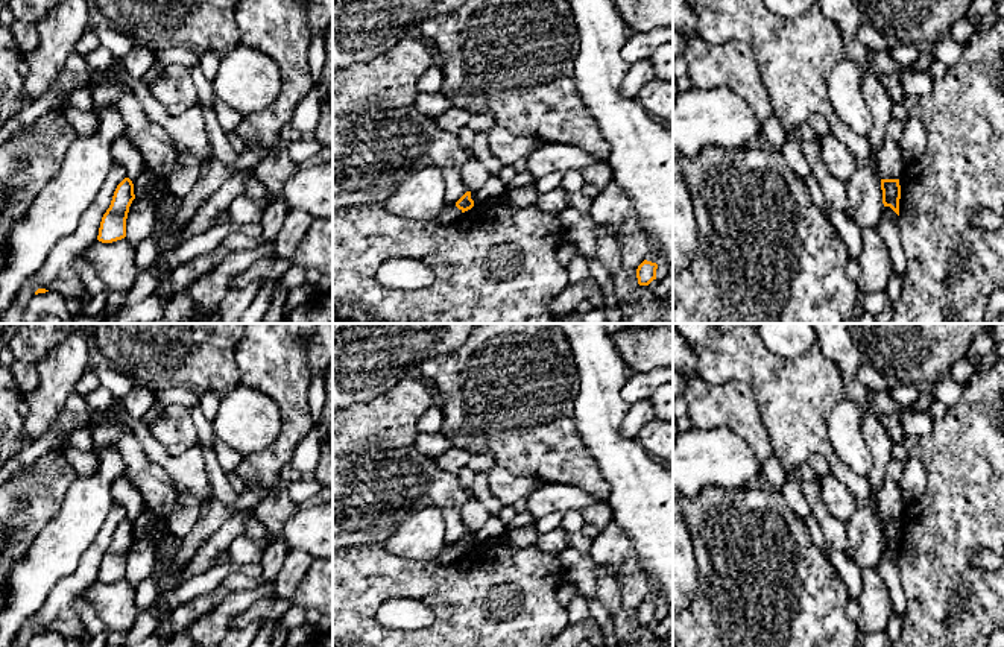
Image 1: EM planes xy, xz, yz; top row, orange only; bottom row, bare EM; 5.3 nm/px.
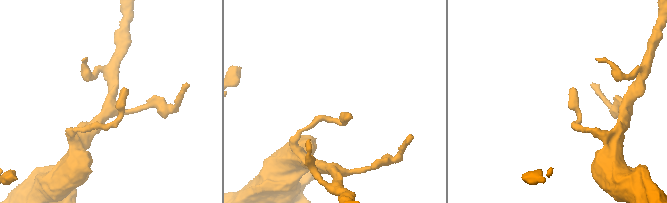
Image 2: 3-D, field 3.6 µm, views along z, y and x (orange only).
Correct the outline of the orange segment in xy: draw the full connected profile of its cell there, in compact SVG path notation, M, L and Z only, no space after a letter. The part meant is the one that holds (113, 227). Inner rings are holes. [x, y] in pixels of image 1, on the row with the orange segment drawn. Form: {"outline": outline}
{"outline": "M125 178L117 185L111 205L102 217L99 241L112 243L126 237L126 219L134 199L134 184L129 178Z"}

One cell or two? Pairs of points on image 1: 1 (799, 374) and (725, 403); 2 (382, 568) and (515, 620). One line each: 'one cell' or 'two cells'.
1: two cells
2: one cell

